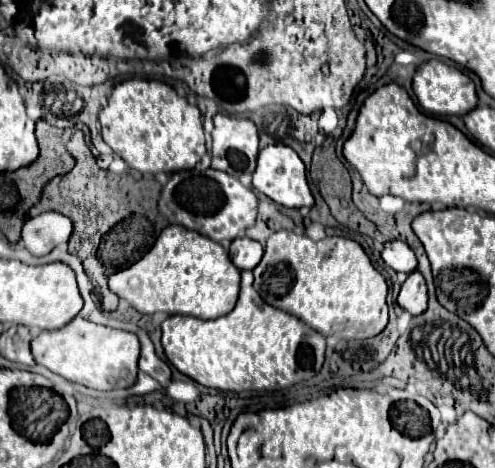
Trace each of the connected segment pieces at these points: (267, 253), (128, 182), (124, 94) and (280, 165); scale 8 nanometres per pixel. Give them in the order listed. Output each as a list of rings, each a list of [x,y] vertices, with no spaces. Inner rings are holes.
[[[278,231],[270,235],[264,247],[264,257],[254,267],[254,287],[268,305],[298,317],[308,327],[322,333],[327,341],[370,339],[382,333],[388,323],[386,279],[372,267],[372,261],[364,249],[348,237],[326,237],[322,241],[312,241],[306,235],[296,235],[292,231]]]
[[[80,129],[74,131],[66,147],[74,149],[76,167],[62,177],[54,177],[44,187],[40,203],[30,209],[30,217],[36,217],[38,213],[44,213],[48,209],[70,217],[70,221],[74,223],[74,233],[70,237],[68,251],[80,257],[88,279],[98,293],[102,309],[116,311],[118,297],[108,289],[108,277],[140,261],[152,249],[152,243],[158,239],[160,231],[168,225],[168,221],[158,211],[158,195],[162,187],[152,177],[134,181],[130,177],[118,177],[110,171],[100,169],[88,145],[84,143],[84,135]],[[110,229],[110,247],[100,247],[102,237]]]
[[[128,79],[114,87],[108,105],[100,111],[100,135],[110,149],[122,157],[132,169],[138,169],[144,175],[156,173],[176,173],[188,167],[194,167],[206,153],[204,129],[200,109],[180,97],[170,85],[156,79]]]
[[[268,145],[266,149],[260,151],[258,157],[258,167],[254,171],[254,187],[264,193],[268,199],[274,203],[288,207],[288,209],[300,209],[300,207],[312,207],[314,197],[310,193],[308,181],[306,181],[306,167],[302,159],[296,155],[294,149],[288,145]]]

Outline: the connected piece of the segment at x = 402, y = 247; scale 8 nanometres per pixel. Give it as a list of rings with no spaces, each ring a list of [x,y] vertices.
[[[396,239],[394,241],[388,241],[386,247],[384,247],[384,251],[382,251],[382,259],[396,273],[410,275],[412,271],[418,269],[416,255],[414,255],[414,251],[404,241],[396,241]]]

